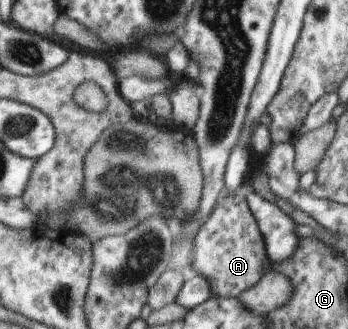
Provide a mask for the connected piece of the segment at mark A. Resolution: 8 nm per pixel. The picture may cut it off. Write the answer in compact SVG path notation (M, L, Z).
M244 190L230 195L221 194L212 213L193 238L185 271L202 276L209 284L211 296L235 299L263 276L261 270L267 260L267 247L263 246L257 234L245 194Z

